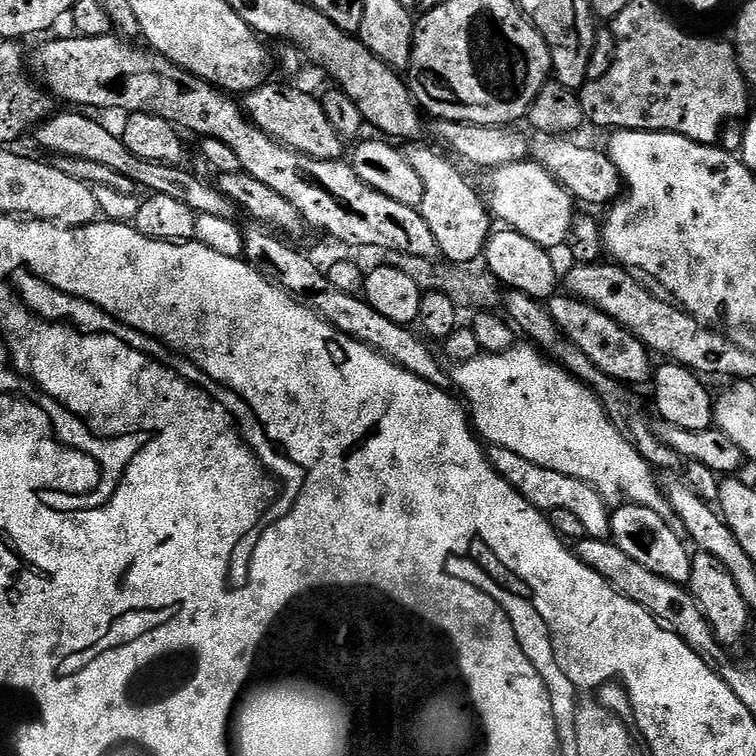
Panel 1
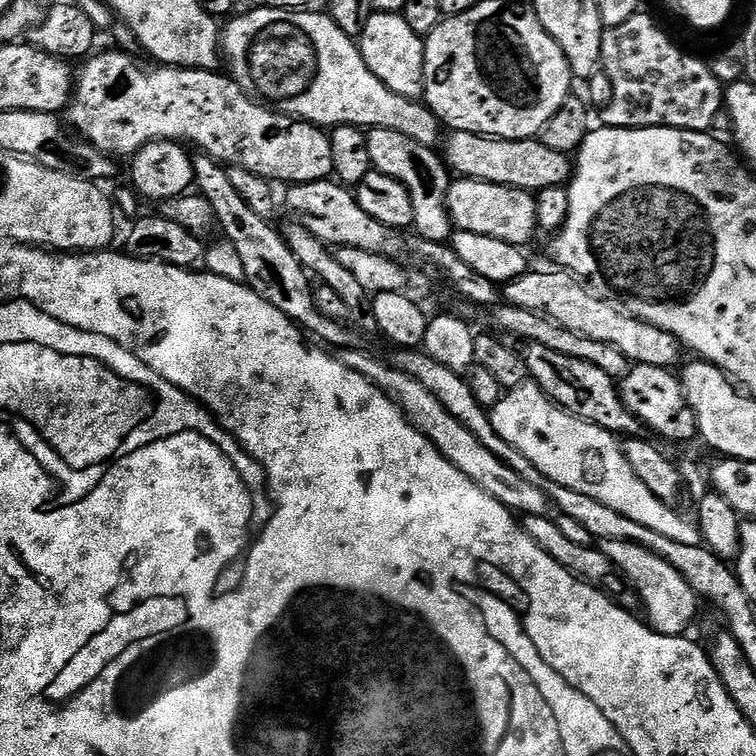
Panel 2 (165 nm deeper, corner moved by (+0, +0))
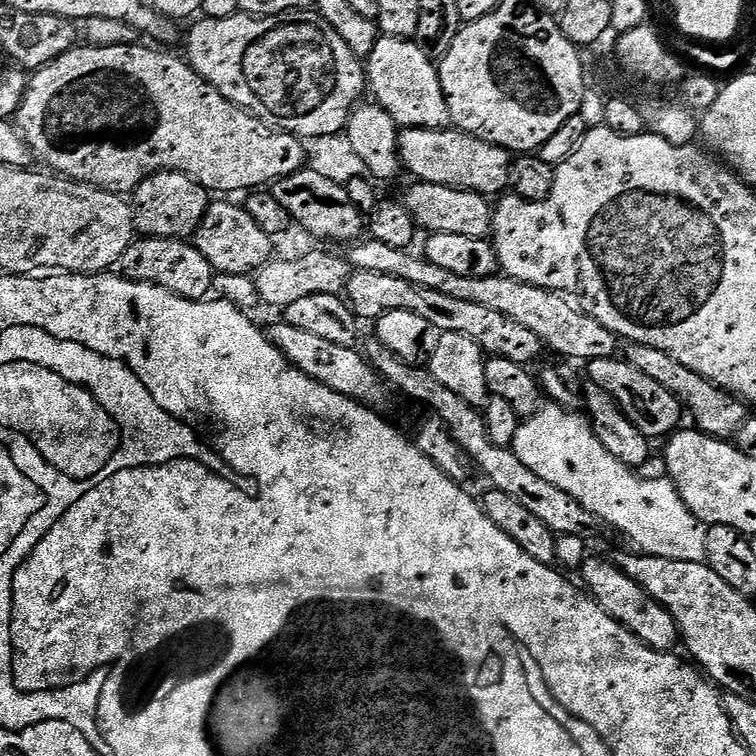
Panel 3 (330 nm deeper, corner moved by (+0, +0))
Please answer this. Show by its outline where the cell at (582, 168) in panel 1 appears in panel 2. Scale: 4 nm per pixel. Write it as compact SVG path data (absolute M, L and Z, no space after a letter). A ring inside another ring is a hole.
M452 132L449 137L442 144L442 159L457 177L494 182L533 194L550 186L567 185L571 181L574 164L569 153L554 150L539 138L500 140L496 136L479 136L469 132Z

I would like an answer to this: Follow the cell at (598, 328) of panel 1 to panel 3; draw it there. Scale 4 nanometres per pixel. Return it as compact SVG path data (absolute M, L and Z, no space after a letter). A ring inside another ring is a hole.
M374 270L353 271L347 284L346 299L348 307L361 321L375 322L383 312L390 310L410 310L410 314L426 318L426 322L430 322L430 326L440 333L466 334L466 338L474 338L474 342L478 342L478 346L489 357L501 356L510 358L510 362L532 366L546 352L538 334L514 322L514 318L506 318L506 314L489 310L487 306L450 298L450 294L438 294L438 290L426 290L426 286L414 286L414 282L402 282L402 278L394 278L390 274L378 274Z

